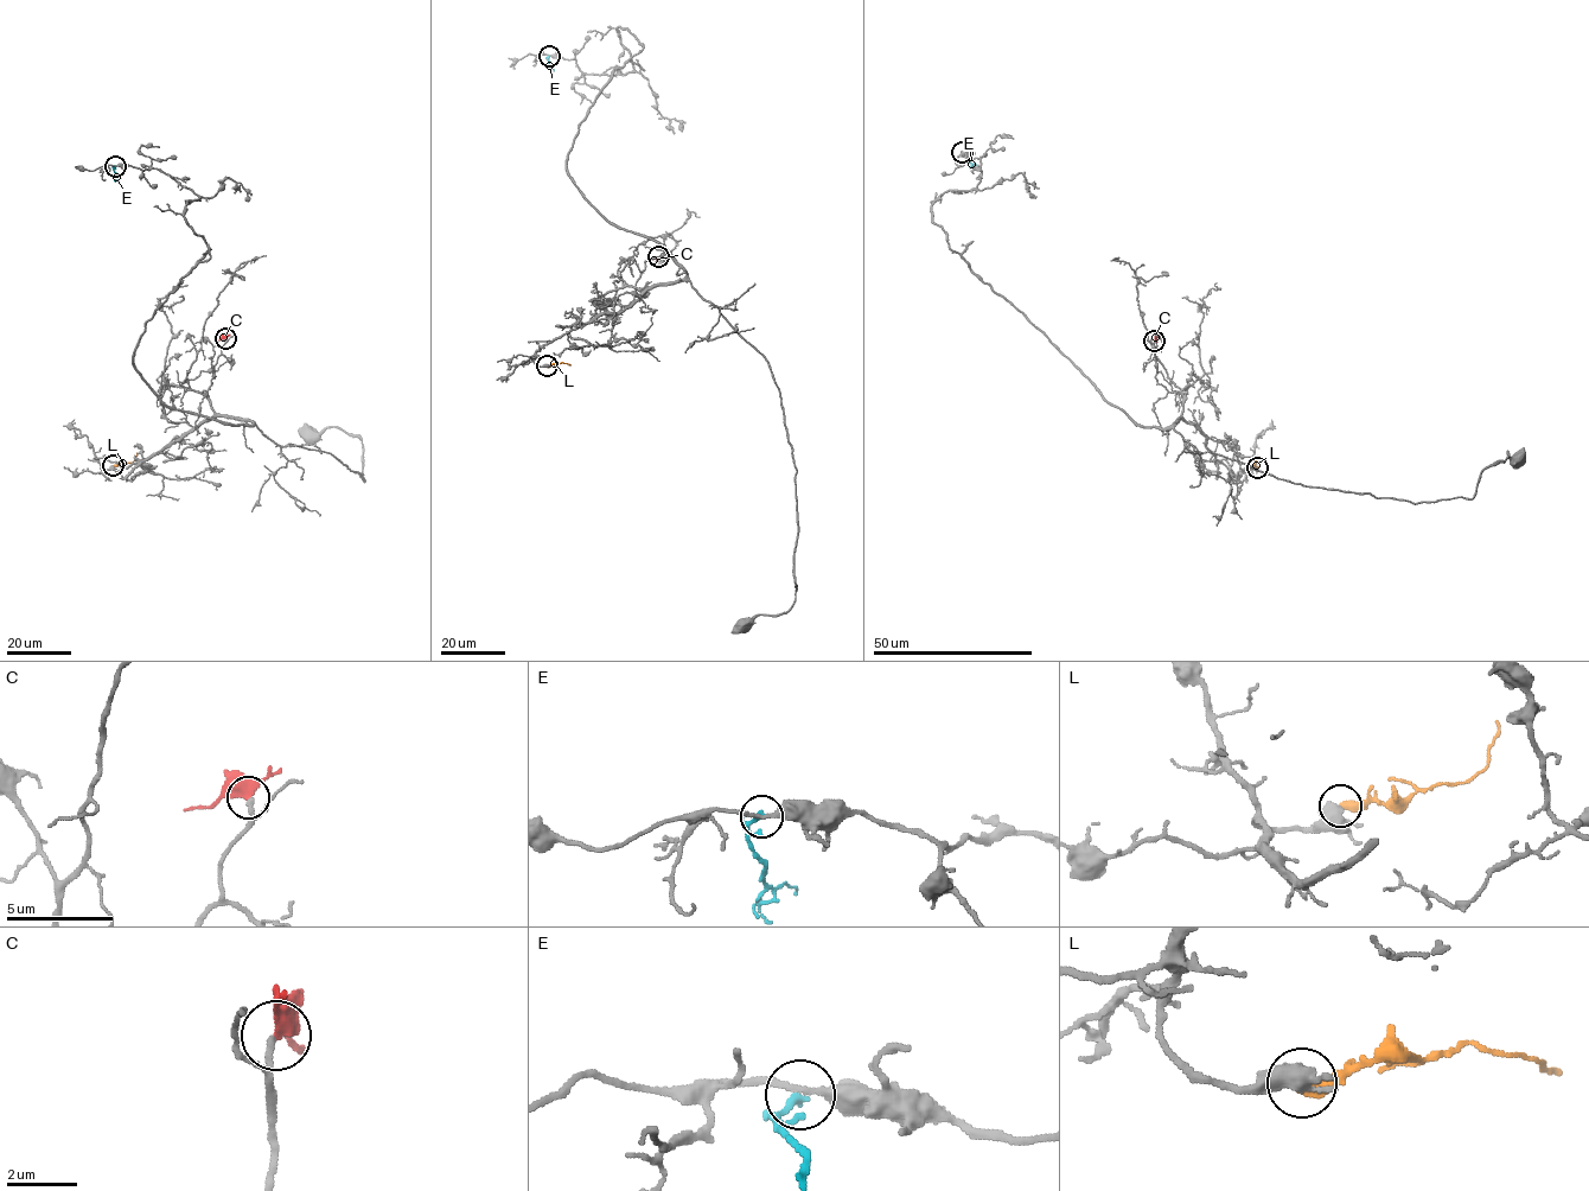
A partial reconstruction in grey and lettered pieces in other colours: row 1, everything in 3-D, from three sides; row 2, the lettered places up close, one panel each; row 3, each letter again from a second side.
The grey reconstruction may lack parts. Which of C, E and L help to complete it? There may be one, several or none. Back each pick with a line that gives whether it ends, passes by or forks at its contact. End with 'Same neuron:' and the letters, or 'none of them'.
C: It passes by
Same neuron: C

